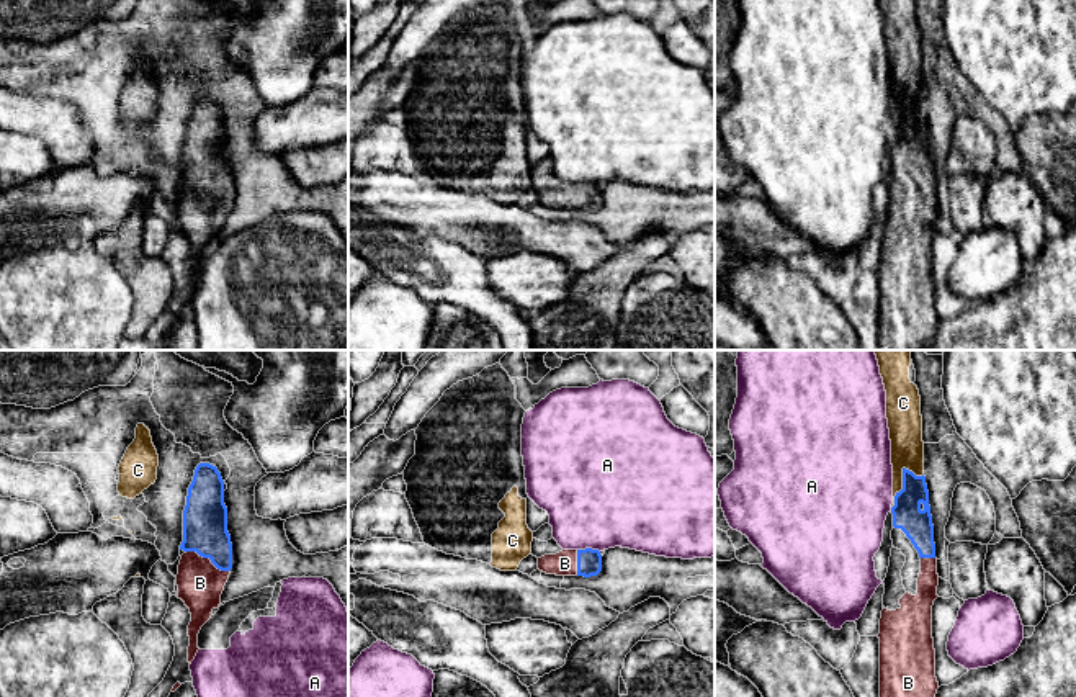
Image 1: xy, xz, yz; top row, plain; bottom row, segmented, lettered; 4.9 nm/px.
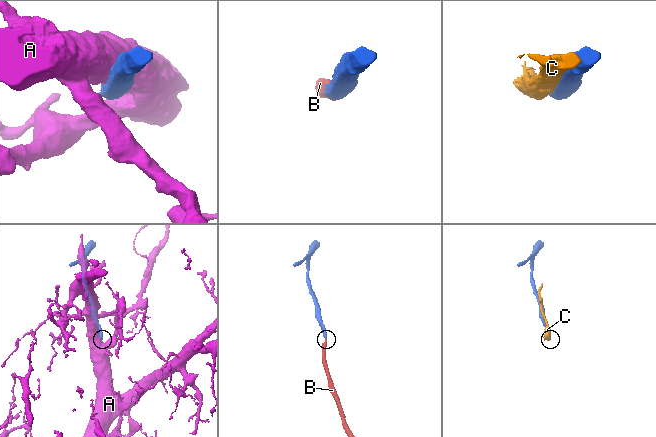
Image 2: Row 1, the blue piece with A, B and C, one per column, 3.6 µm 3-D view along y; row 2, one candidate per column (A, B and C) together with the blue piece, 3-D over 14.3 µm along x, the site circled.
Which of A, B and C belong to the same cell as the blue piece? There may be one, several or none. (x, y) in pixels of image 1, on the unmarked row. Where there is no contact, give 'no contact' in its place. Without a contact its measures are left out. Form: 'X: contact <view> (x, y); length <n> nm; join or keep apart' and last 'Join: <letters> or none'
A: contact xz (589, 182); length 110 nm; keep apart
B: contact xy (208, 190); length 240 nm; join
C: contact yz (903, 113); length 240 nm; keep apart
Join: B

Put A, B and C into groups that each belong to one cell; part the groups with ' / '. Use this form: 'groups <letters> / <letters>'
groups A / B / C

